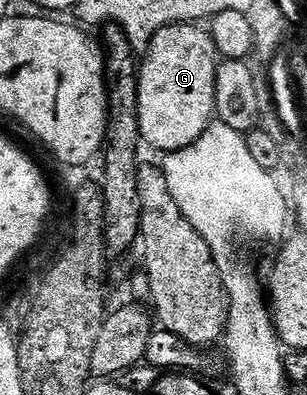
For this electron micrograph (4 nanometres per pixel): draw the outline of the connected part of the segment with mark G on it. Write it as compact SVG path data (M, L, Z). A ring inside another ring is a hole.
M177 24L158 31L138 66L140 137L156 150L181 150L206 128L216 115L215 76L218 53L209 31L200 24Z

